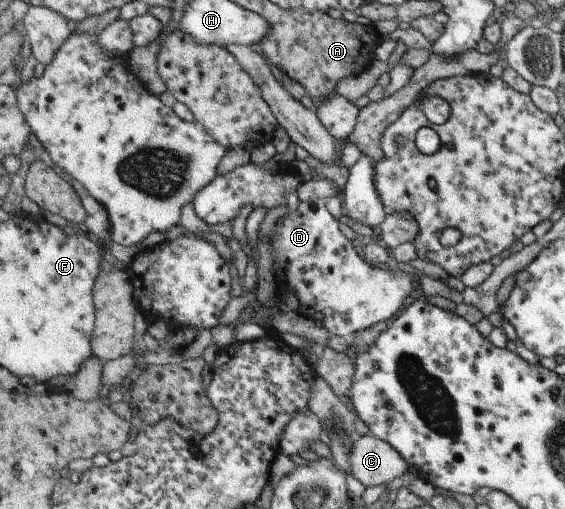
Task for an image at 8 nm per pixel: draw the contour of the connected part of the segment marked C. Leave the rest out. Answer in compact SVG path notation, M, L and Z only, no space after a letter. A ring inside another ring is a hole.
M373 434L357 437L350 452L352 476L365 488L383 486L393 478L408 478L409 462L391 443Z

